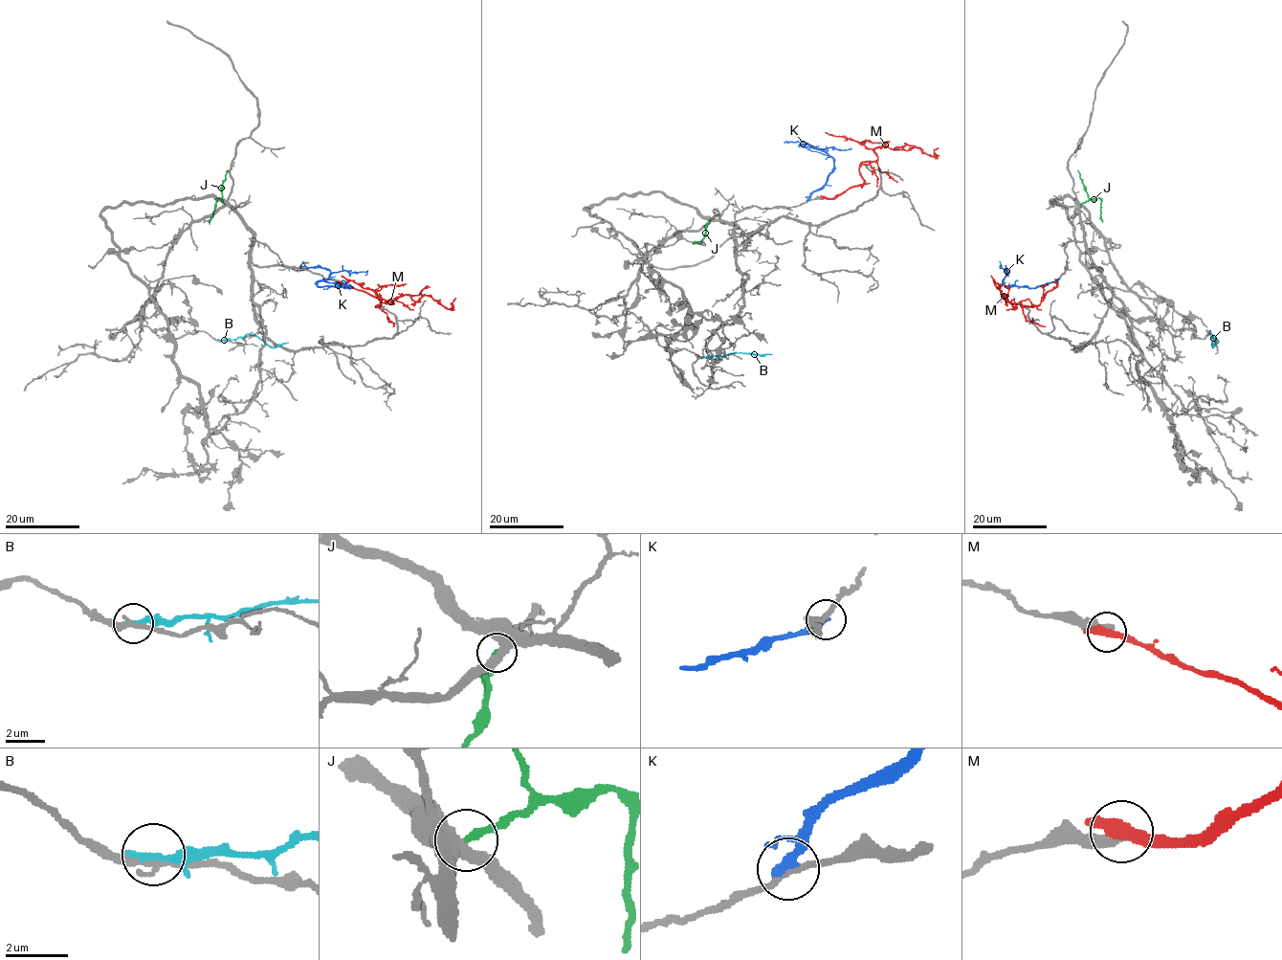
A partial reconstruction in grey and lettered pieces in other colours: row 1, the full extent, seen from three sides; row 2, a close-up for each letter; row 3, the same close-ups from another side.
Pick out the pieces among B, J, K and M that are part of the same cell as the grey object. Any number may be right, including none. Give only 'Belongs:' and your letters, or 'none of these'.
Belongs: none of these

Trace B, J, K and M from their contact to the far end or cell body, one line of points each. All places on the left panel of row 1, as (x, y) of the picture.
B: (220, 339), (254, 334), (273, 347), (288, 342)
J: (224, 204), (219, 198), (216, 201), (209, 222)
K: (324, 279), (343, 287), (317, 285), (333, 273), (341, 271), (366, 272), (365, 275)
M: (340, 282), (375, 296), (380, 303), (376, 306), (404, 295), (418, 301), (430, 295), (450, 309), (455, 298)

